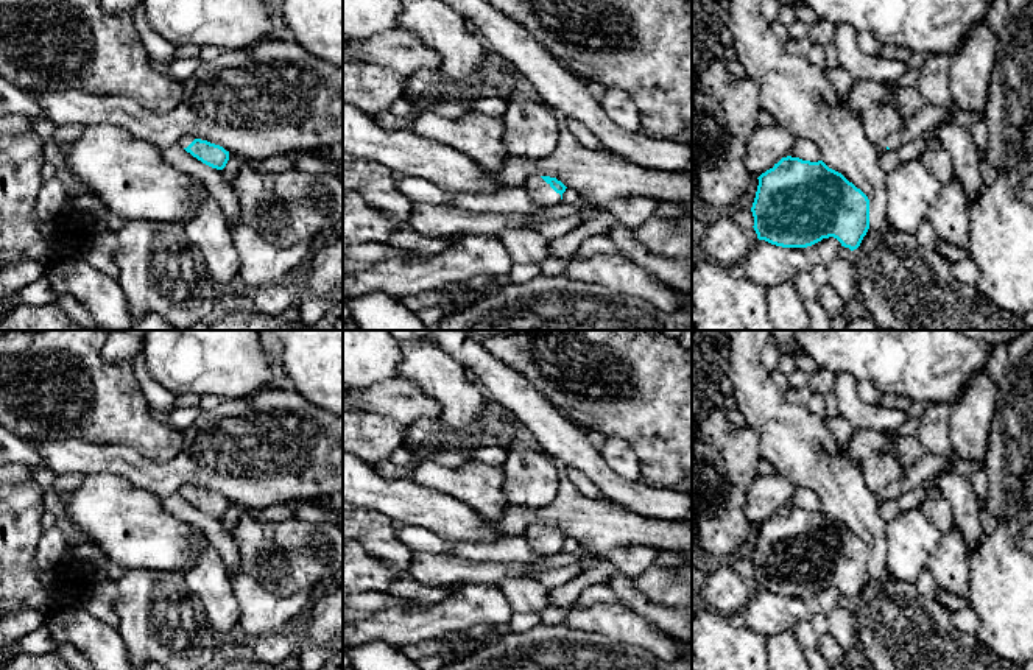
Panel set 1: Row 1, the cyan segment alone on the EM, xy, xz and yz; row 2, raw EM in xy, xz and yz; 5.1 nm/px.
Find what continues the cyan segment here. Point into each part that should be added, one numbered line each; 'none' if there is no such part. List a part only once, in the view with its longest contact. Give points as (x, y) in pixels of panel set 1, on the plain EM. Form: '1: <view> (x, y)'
1: xz (541, 541)

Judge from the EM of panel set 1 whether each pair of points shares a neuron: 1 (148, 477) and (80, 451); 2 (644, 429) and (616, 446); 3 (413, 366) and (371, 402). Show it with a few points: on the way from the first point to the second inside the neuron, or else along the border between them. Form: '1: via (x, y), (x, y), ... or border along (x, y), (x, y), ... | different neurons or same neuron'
1: via (131, 465), (123, 460), (97, 458) | same neuron
2: border along (606, 435), (622, 438), (631, 447), (639, 474) | different neurons
3: border along (398, 376), (412, 380), (429, 398) | different neurons

